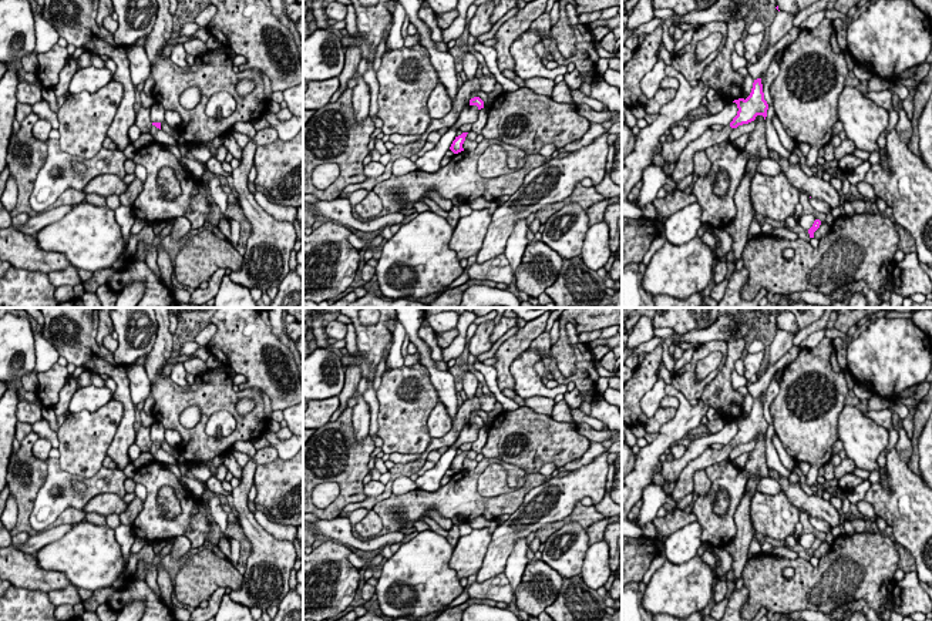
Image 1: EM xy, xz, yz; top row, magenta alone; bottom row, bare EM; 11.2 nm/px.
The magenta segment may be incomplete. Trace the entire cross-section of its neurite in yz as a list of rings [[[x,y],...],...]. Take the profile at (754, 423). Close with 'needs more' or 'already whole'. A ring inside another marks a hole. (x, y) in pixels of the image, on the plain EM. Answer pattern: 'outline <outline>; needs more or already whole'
outline [[[761,397],[754,399],[750,414],[734,419],[737,423],[737,434],[723,449],[713,447],[706,449],[697,459],[692,460],[680,473],[676,486],[672,491],[672,499],[679,503],[683,497],[694,491],[693,473],[697,470],[706,470],[709,466],[729,459],[731,450],[738,444],[748,443],[756,439],[757,434],[767,436],[768,423],[764,419]]]; needs more

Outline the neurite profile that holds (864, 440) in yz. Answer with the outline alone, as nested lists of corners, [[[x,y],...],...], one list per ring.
[[[844,405],[837,422],[838,440],[855,467],[882,471],[877,459],[888,447],[889,432],[865,416],[855,406]]]

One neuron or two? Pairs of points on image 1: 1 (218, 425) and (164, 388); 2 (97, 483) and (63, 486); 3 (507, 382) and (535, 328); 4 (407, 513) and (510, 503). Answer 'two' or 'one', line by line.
1: two
2: one
3: one
4: one

